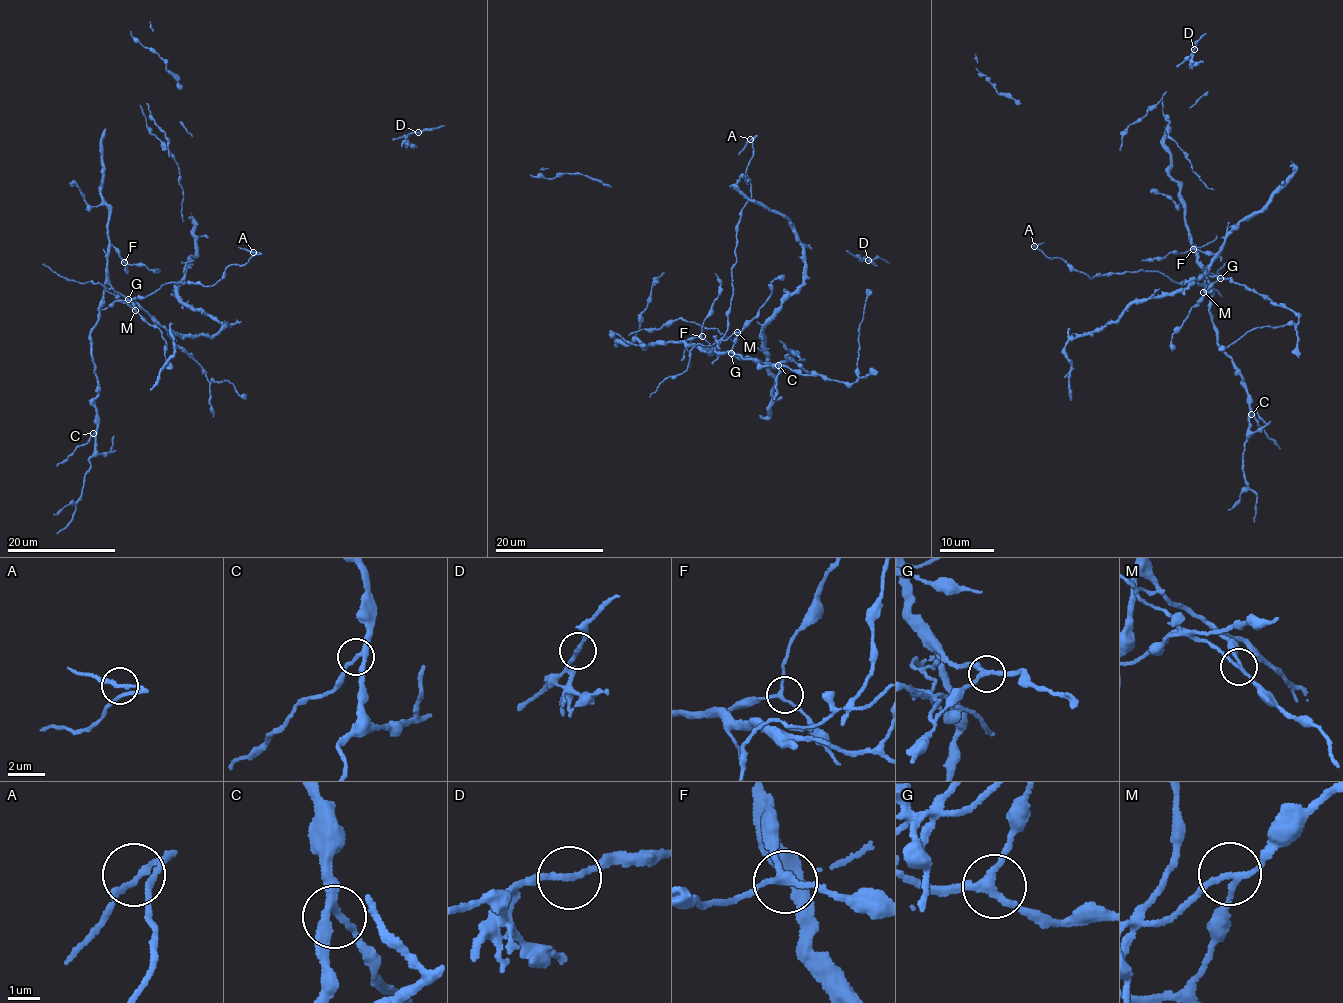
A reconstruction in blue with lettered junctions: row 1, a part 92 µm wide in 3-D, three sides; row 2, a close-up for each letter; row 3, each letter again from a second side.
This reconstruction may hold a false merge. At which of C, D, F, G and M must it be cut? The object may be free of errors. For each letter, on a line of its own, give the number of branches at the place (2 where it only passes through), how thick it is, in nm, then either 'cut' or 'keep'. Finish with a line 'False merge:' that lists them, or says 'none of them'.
C: branches 3; calibre 220 nm; keep
D: branches 2; calibre 180 nm; keep
F: branches 3; calibre 170 nm; keep
G: branches 3; calibre 220 nm; keep
M: branches 3; calibre 160 nm; cut
False merge: M

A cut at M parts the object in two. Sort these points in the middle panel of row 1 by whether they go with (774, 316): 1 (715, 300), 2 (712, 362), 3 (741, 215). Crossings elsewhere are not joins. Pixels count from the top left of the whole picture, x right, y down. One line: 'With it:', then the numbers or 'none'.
With it: 1

